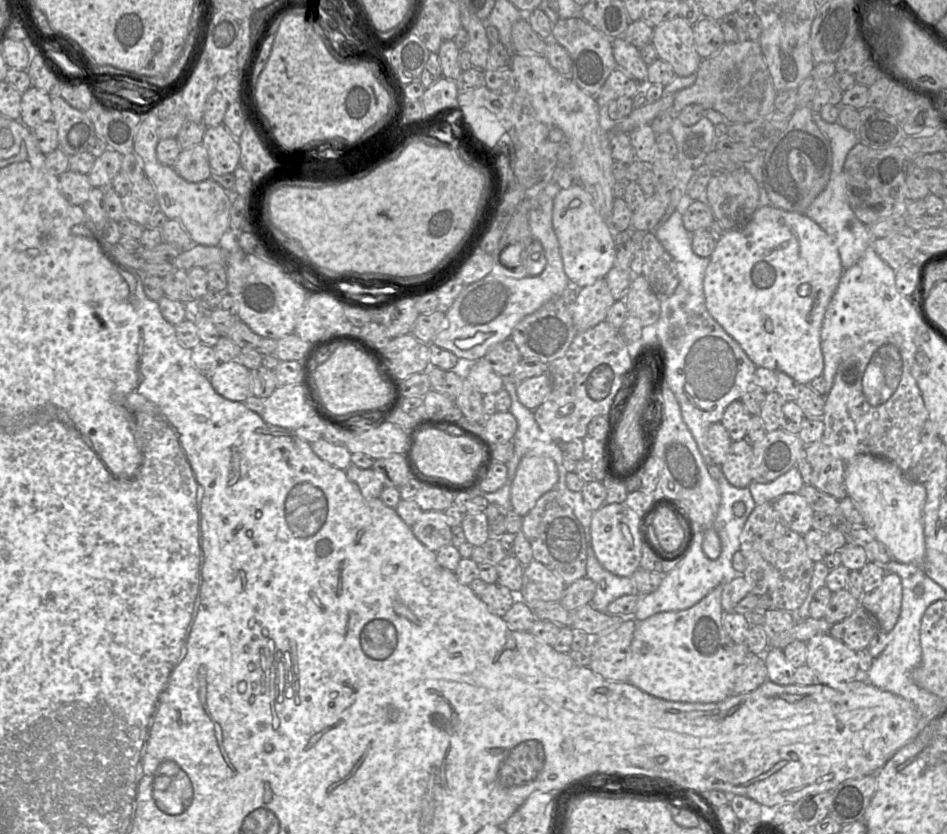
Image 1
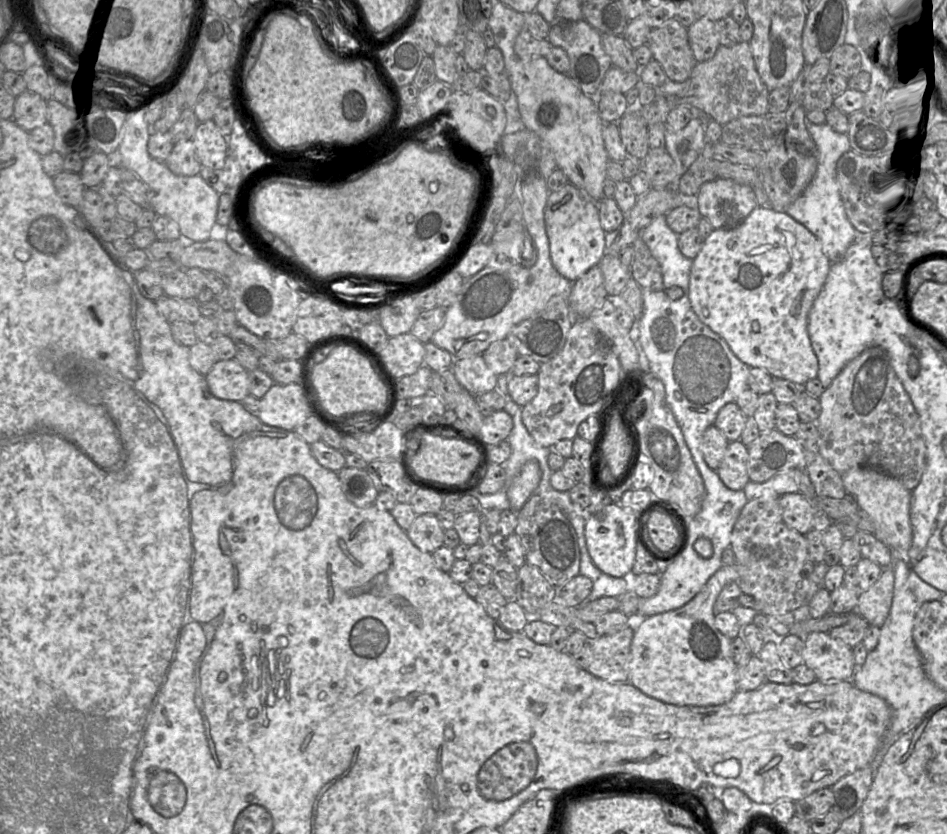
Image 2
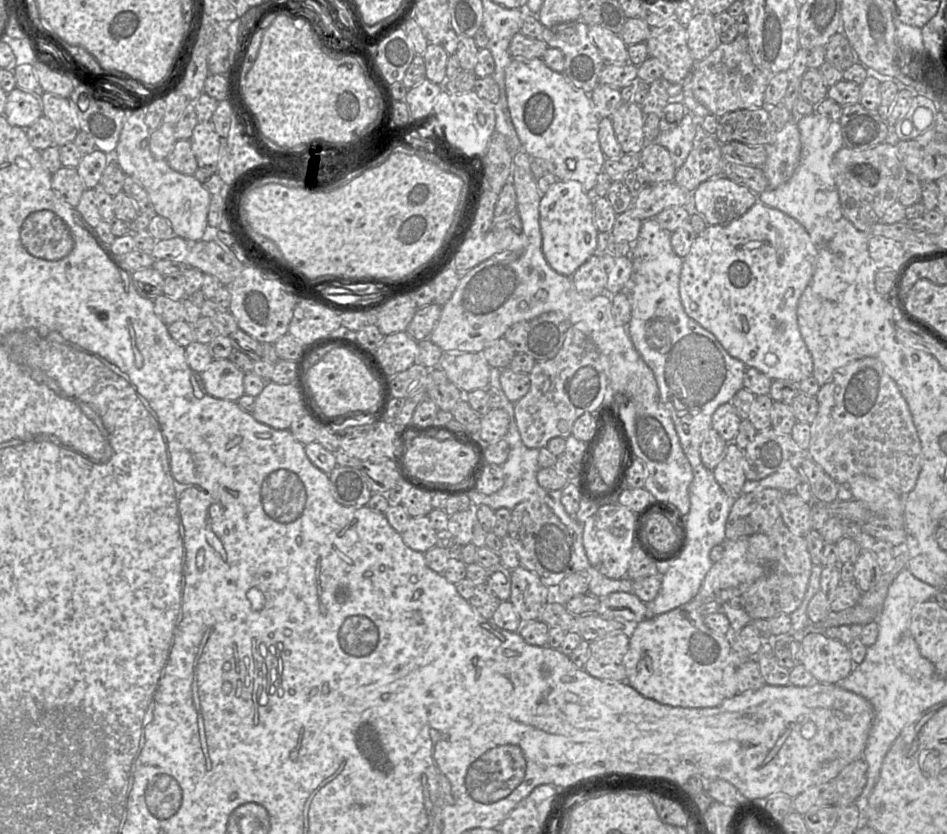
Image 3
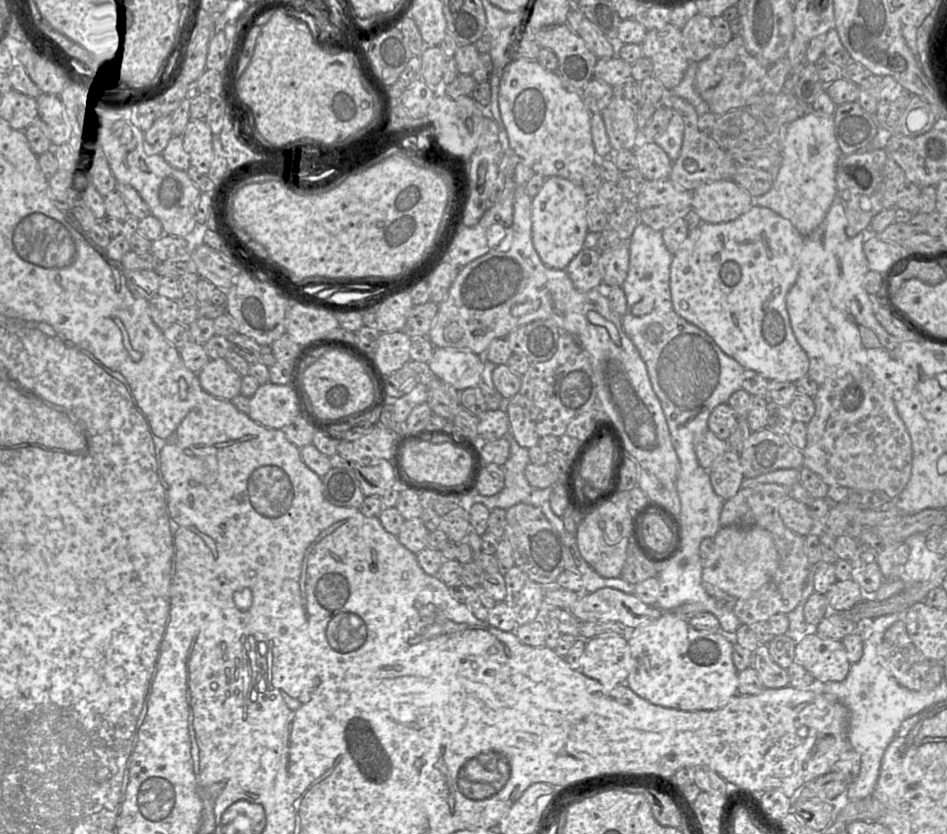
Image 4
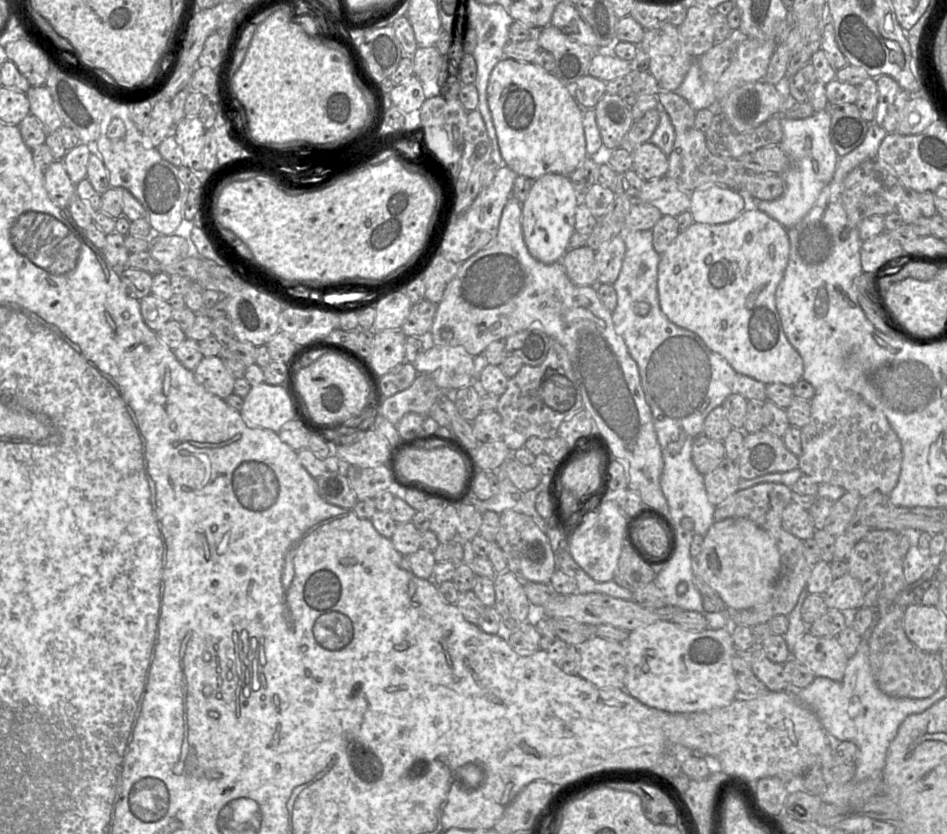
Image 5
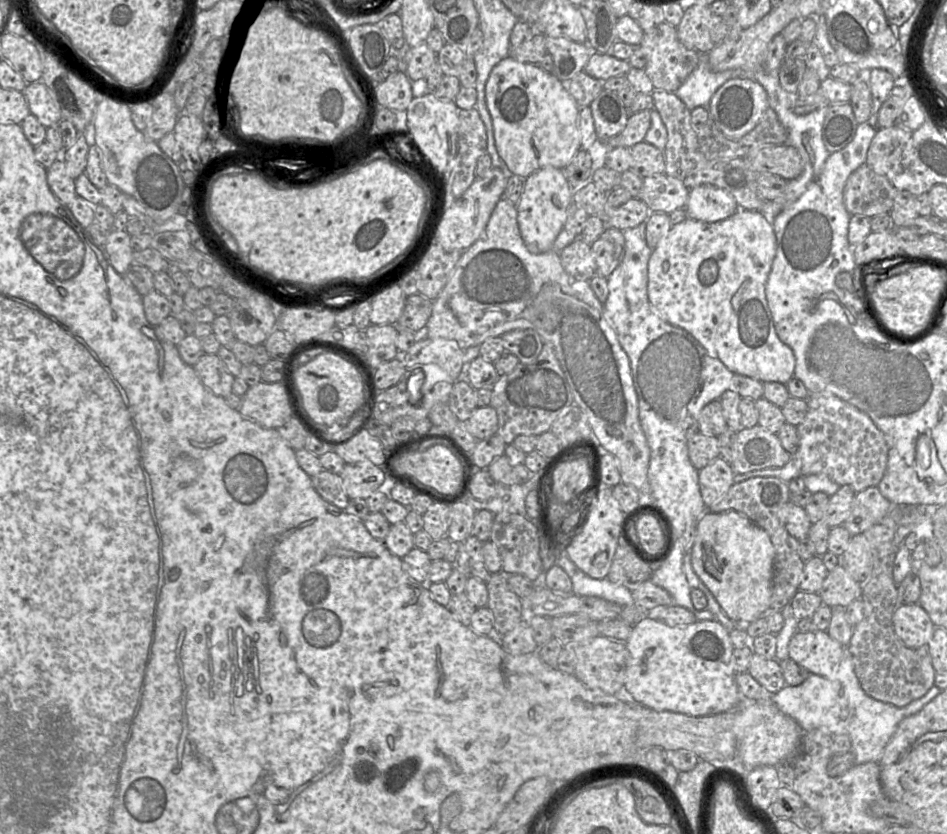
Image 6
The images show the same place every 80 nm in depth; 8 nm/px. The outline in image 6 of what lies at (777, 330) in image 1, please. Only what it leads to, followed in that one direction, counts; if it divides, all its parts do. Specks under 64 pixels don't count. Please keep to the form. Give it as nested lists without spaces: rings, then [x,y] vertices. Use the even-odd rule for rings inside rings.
[[[738,208],[732,216],[717,222],[687,218],[672,225],[652,250],[648,263],[649,302],[664,320],[690,333],[734,374],[760,382],[787,384],[794,377],[796,358],[792,349],[779,339],[766,298],[766,284],[775,254],[772,221],[760,211]]]

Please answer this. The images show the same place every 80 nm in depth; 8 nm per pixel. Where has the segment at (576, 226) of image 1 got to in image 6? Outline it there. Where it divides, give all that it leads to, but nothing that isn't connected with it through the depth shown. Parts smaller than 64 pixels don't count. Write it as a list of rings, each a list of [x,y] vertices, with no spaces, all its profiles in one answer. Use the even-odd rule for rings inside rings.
[[[552,166],[541,168],[525,179],[516,208],[520,233],[530,252],[544,253],[552,250],[555,239],[564,228],[573,191],[562,170]]]

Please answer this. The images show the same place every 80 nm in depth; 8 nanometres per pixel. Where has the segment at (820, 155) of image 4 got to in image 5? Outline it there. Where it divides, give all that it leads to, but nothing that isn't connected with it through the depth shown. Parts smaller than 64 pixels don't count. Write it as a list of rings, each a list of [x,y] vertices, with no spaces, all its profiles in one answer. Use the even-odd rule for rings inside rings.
[[[828,109],[805,119],[780,119],[783,138],[780,147],[790,158],[788,169],[781,173],[783,194],[774,200],[757,200],[757,208],[789,228],[801,221],[814,206],[820,192],[833,178],[839,156],[831,142],[831,115]]]

